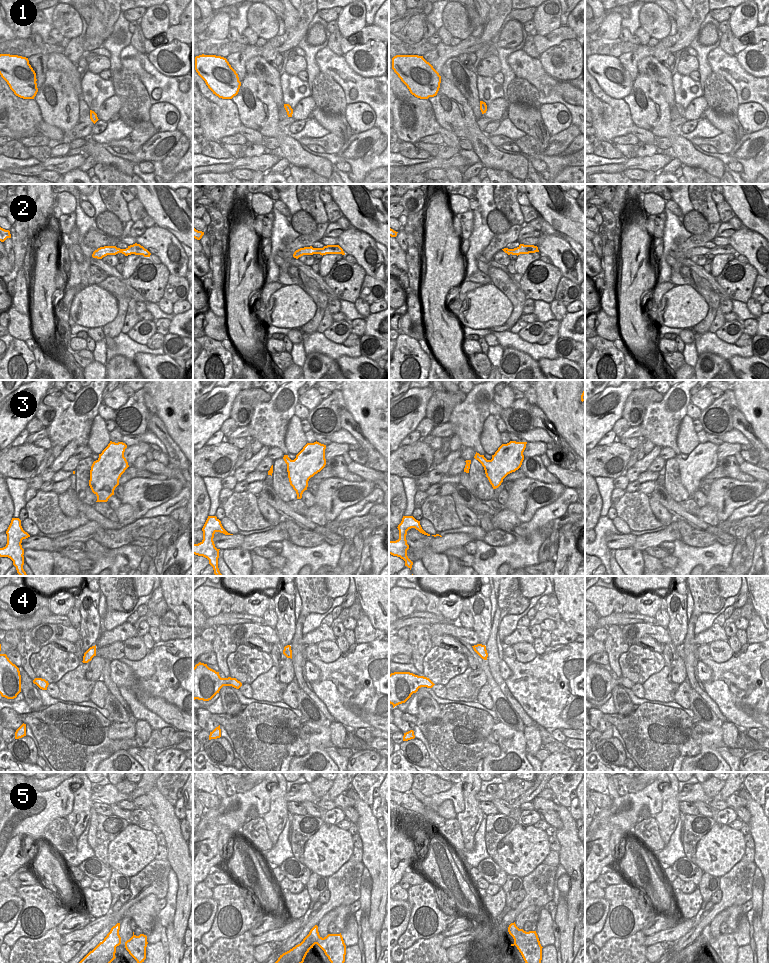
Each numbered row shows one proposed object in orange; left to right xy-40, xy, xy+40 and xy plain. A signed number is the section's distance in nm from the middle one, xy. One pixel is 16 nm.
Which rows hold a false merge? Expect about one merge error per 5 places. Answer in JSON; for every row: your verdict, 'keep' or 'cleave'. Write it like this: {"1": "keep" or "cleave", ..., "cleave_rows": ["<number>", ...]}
{"1": "keep", "2": "keep", "3": "keep", "4": "keep", "5": "keep", "cleave_rows": []}

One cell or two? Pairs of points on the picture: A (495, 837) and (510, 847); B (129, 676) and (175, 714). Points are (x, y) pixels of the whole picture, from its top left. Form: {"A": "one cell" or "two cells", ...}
{"A": "two cells", "B": "one cell"}

